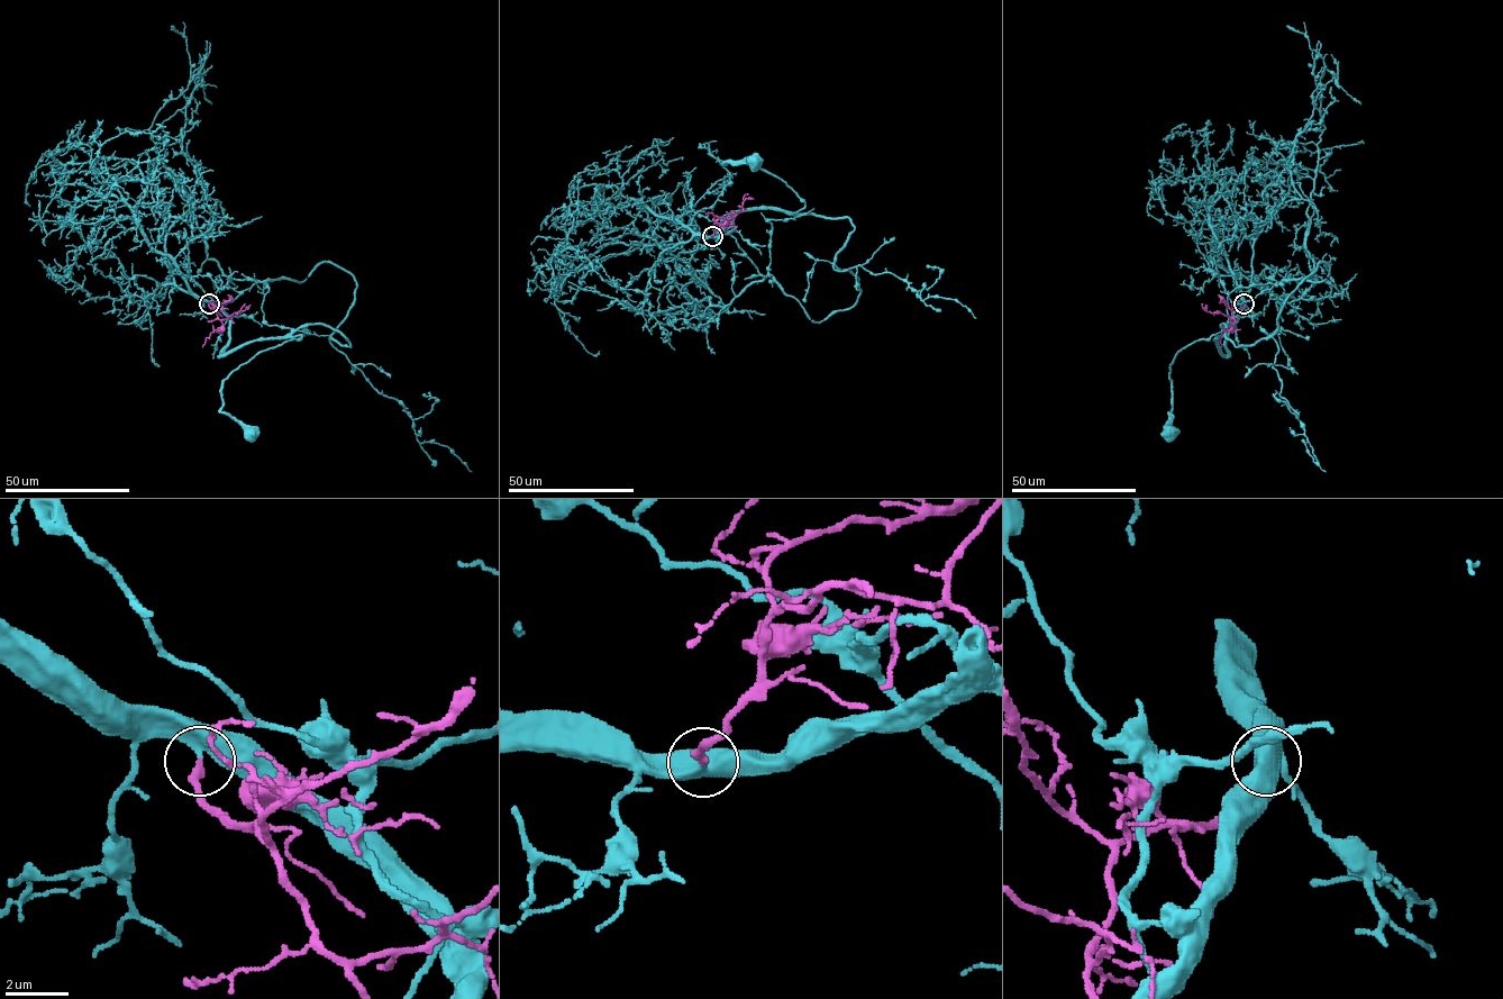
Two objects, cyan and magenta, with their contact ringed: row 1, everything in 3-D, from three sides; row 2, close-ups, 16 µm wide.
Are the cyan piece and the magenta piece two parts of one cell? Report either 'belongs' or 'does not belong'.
belongs

